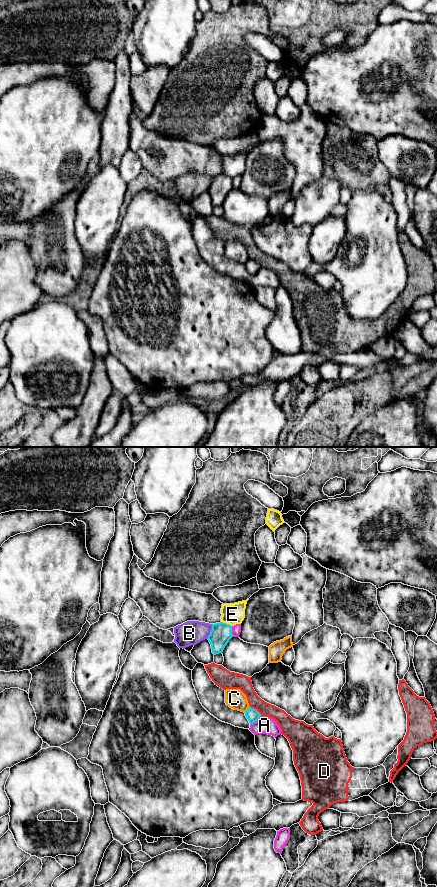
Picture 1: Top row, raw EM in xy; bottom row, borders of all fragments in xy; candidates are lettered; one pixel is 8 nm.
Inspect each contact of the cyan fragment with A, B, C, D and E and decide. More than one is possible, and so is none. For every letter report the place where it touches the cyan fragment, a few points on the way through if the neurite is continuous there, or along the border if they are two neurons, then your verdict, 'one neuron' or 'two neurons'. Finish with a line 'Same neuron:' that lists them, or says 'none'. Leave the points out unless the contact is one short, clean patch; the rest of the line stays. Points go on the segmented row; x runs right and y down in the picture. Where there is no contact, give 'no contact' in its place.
A: meets cyan in xy at (255, 721); two neurons
B: meets cyan in xy at (211, 631); border along xy (212, 624), (210, 634), (206, 638); two neurons
C: meets cyan in xy at (248, 709); two neurons
D: meets cyan in xy at (256, 710); border along xy (250, 706), (261, 715); two neurons
E: meets cyan in xy at (225, 623); two neurons
Same neuron: none

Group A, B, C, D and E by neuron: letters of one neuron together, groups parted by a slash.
A / B / C / D / E

